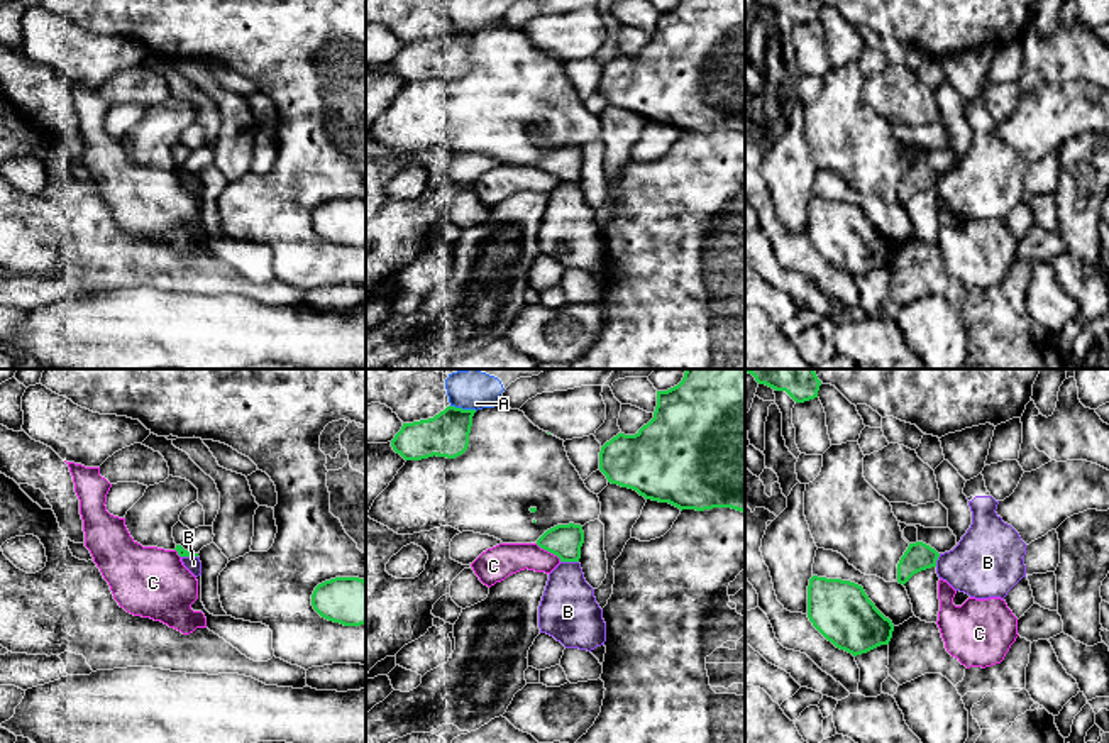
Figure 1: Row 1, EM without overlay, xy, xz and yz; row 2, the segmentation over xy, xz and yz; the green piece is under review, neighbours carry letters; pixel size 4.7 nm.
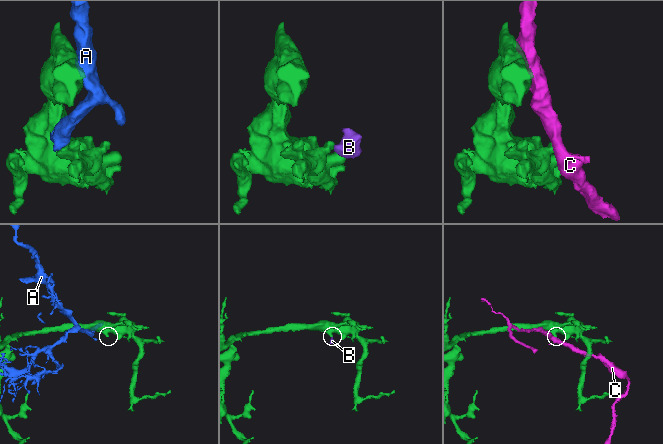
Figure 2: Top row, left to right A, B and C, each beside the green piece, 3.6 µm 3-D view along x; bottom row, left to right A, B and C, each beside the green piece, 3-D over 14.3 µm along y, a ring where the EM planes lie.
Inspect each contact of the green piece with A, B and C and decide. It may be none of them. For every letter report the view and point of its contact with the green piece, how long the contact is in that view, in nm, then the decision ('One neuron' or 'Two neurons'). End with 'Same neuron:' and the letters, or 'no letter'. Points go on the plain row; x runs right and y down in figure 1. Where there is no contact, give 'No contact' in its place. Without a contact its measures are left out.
A: Touches green at xz (464, 31). Shared border 130 nm. Two neurons
B: Touches green at xz (569, 181). Shared border 90 nm. Two neurons
C: Touches green at xz (549, 171). Shared border 150 nm. Two neurons
Same neuron: no letter

